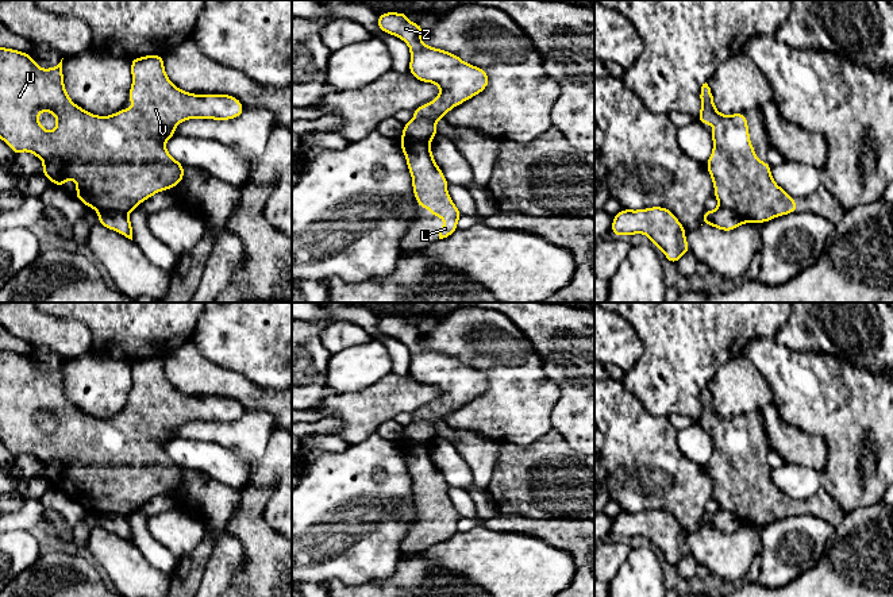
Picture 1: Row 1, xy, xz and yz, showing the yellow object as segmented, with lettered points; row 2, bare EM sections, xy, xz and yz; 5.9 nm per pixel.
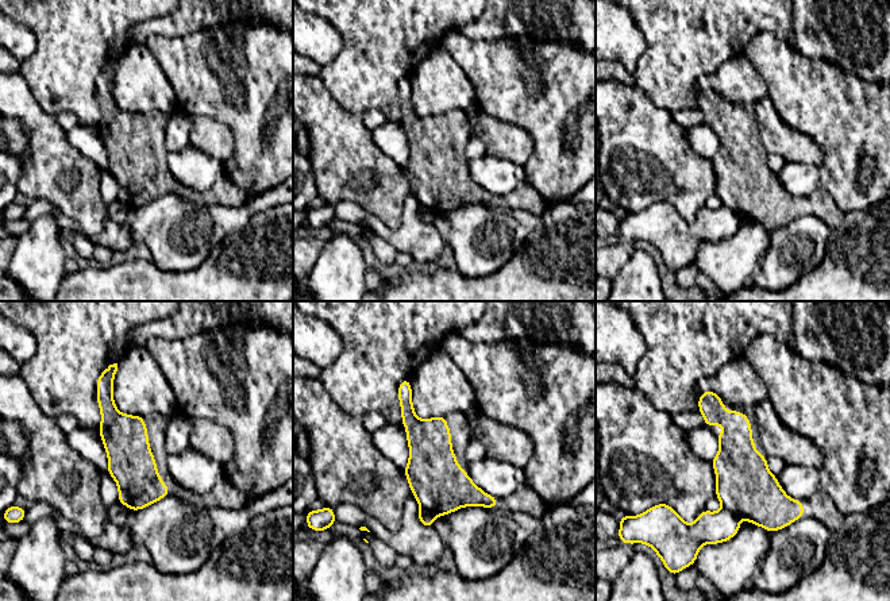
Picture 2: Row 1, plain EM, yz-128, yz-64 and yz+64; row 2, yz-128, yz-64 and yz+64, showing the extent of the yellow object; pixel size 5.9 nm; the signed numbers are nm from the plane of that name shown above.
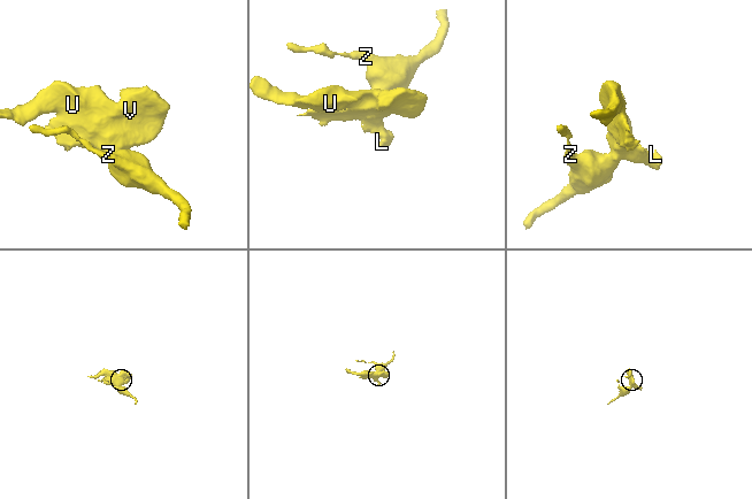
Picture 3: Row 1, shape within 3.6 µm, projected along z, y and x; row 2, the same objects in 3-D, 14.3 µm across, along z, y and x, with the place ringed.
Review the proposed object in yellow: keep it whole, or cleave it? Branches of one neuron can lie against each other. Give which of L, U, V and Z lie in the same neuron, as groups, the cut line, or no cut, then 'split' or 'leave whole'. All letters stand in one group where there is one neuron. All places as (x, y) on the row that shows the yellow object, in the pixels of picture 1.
L U V / Z | xy (127, 211), (106, 211), (99, 214) | split

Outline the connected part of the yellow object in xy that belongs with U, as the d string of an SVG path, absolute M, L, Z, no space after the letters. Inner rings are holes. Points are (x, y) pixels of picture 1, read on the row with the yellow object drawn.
M0 47L0 139L3 139L18 155L20 151L31 151L32 155L39 157L43 161L42 176L51 180L53 185L63 186L68 178L73 178L77 185L76 196L82 203L86 204L89 208L96 209L99 213L105 212L131 212L135 209L142 201L150 199L157 192L172 189L173 186L178 185L184 178L184 165L176 161L165 147L165 143L169 138L176 135L176 126L188 119L213 119L213 120L230 120L240 116L245 111L242 103L231 96L231 95L192 95L189 92L178 89L166 76L163 68L163 55L146 55L141 58L131 59L131 74L132 74L132 85L127 97L127 101L132 101L136 104L135 108L126 108L120 109L111 116L96 116L91 112L86 112L81 107L76 105L69 95L65 90L63 85L63 74L62 74L62 59L61 62L51 68L51 69L41 69L35 59L18 50ZM41 111L47 111L57 118L57 126L54 131L46 131L39 120L38 113Z

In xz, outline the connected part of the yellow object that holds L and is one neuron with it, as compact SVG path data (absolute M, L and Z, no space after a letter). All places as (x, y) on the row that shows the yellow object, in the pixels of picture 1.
M401 138L401 150L412 176L417 205L447 222L440 227L439 239L453 235L462 213L447 193L447 180L431 154L431 139Z

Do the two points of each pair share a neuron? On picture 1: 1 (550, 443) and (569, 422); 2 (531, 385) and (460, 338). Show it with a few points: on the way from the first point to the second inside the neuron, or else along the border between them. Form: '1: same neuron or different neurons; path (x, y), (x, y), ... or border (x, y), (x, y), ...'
1: different neurons; border (551, 427), (580, 454)
2: same neuron; path (514, 368), (485, 339), (477, 338)

